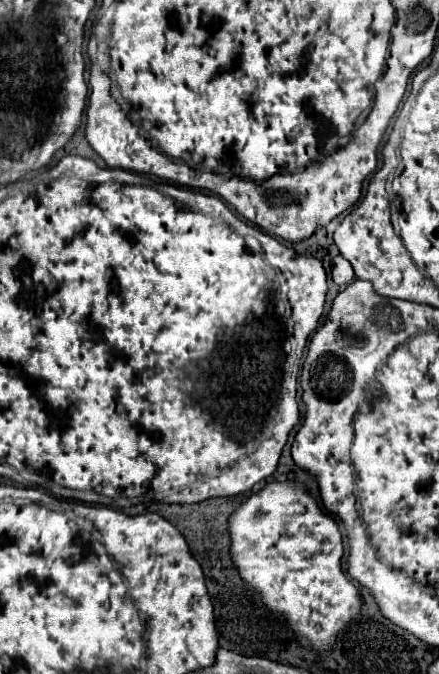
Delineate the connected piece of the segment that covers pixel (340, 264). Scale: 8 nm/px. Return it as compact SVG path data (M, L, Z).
M336 255L336 257L332 259L330 275L332 275L332 281L334 281L336 285L348 285L350 281L354 281L352 267L350 267L350 263L348 263L342 255Z

